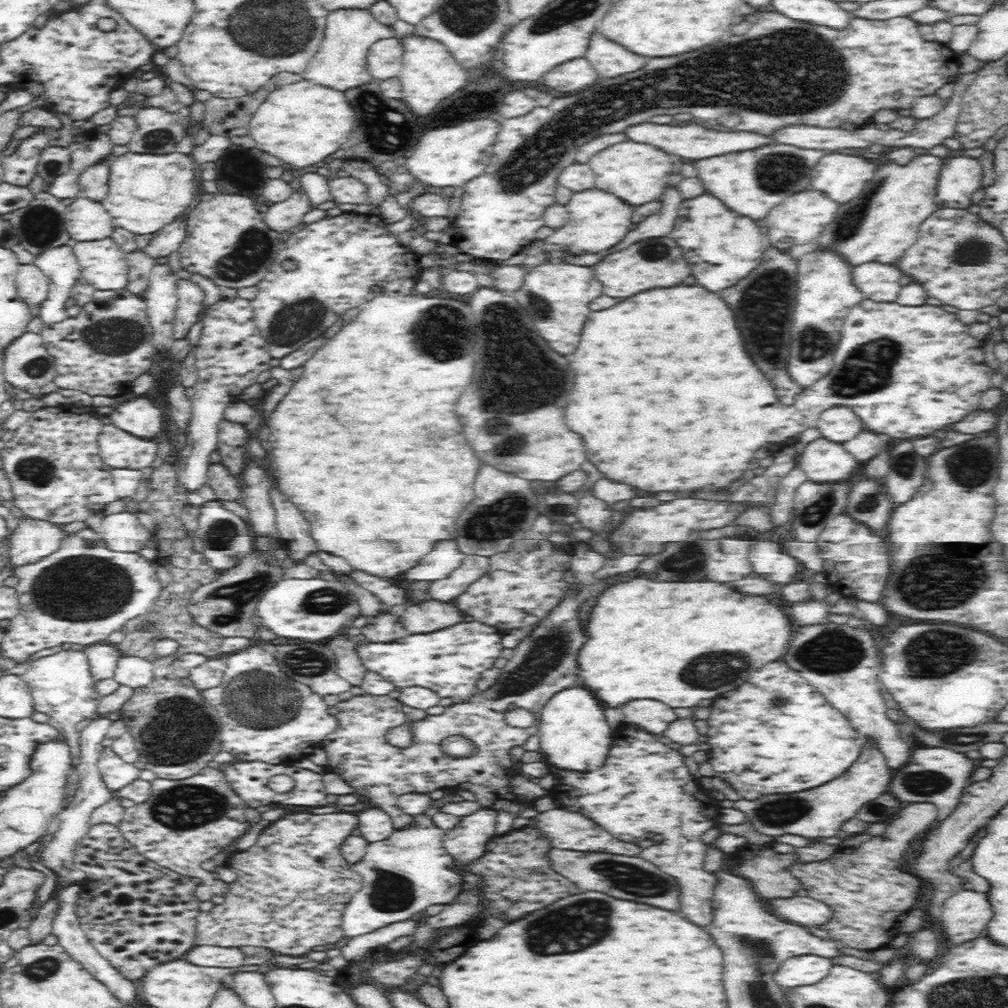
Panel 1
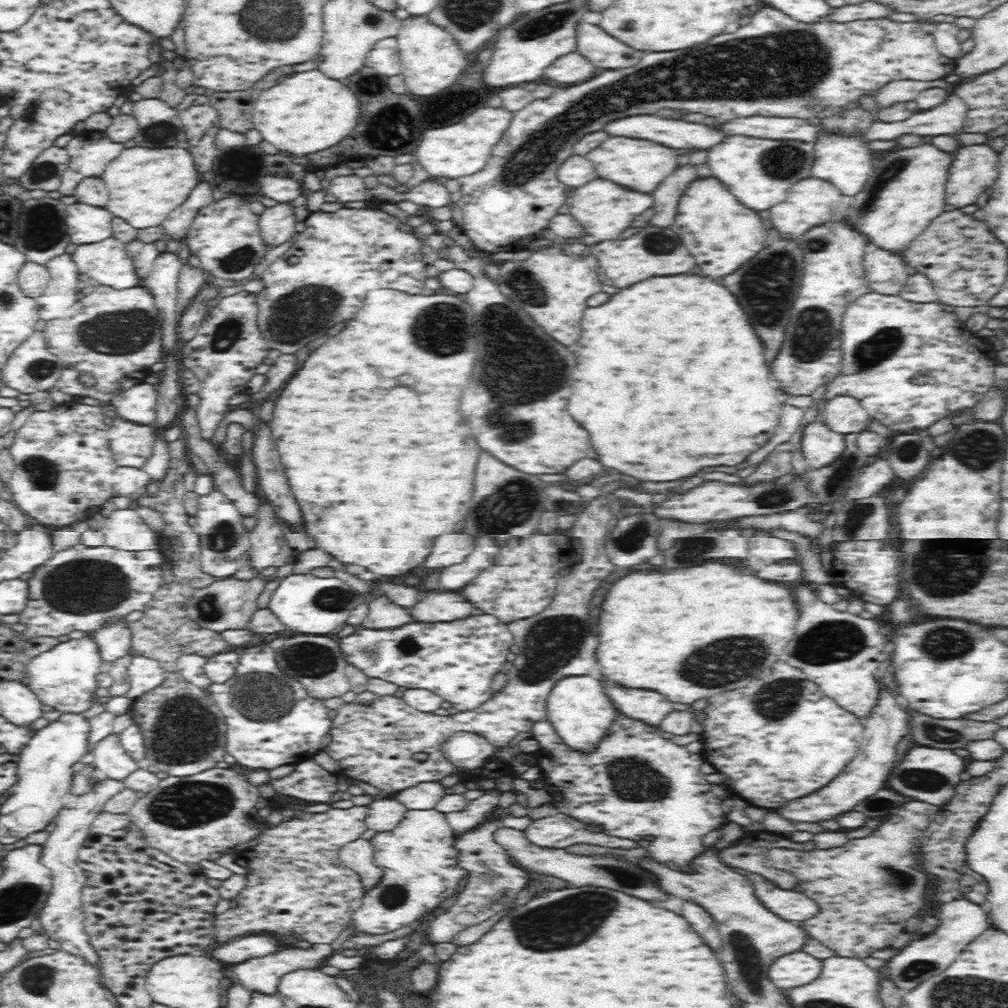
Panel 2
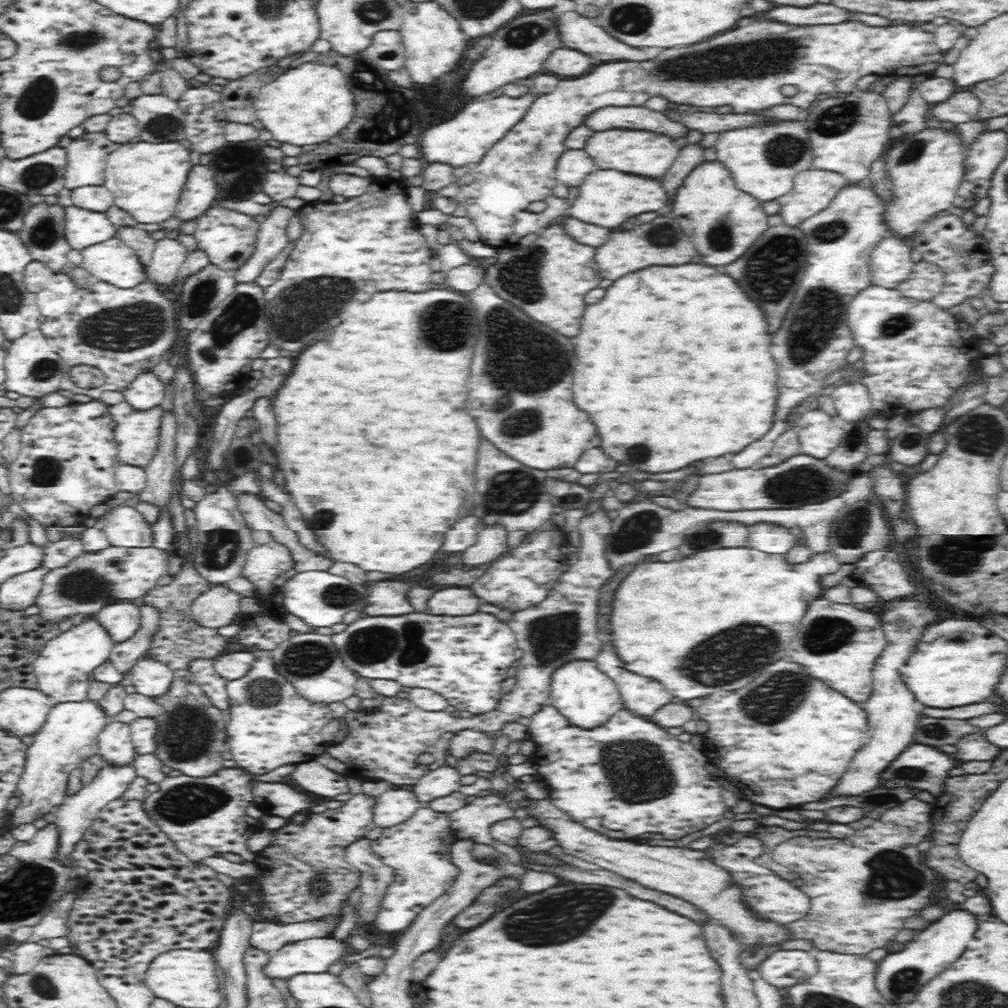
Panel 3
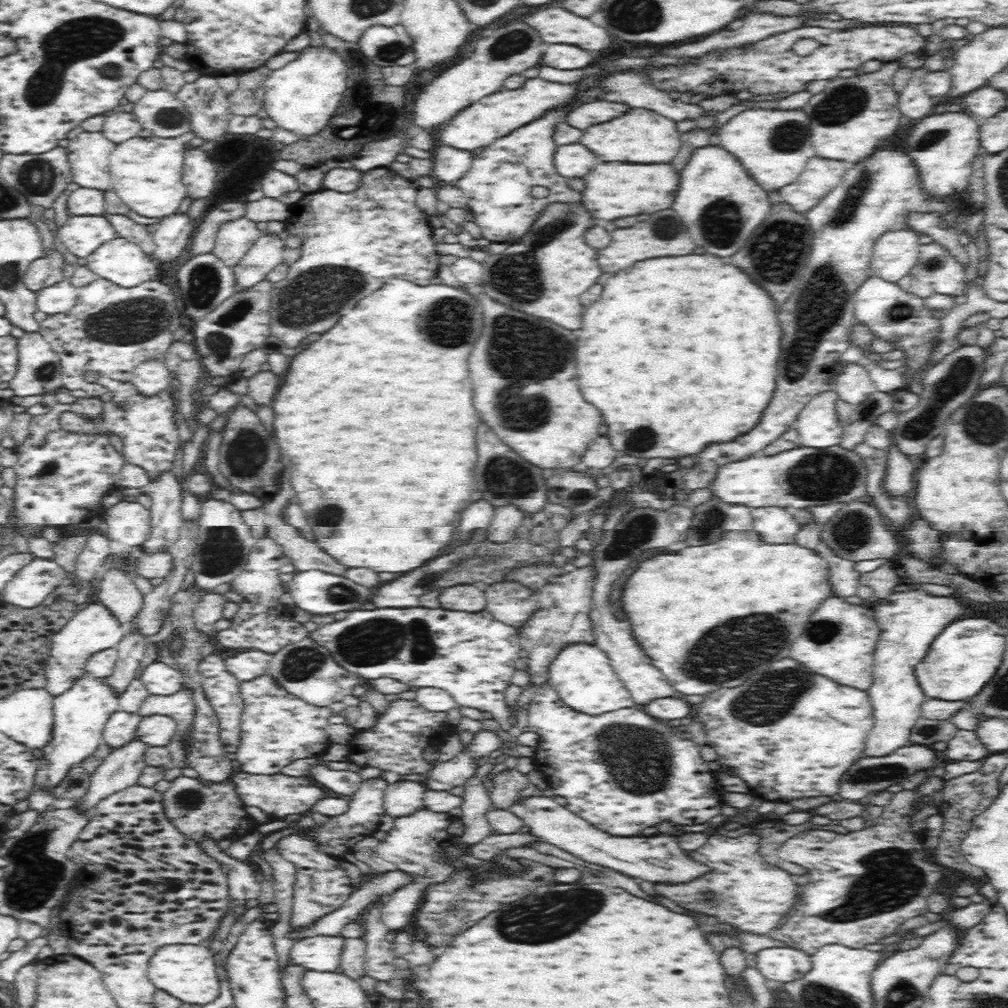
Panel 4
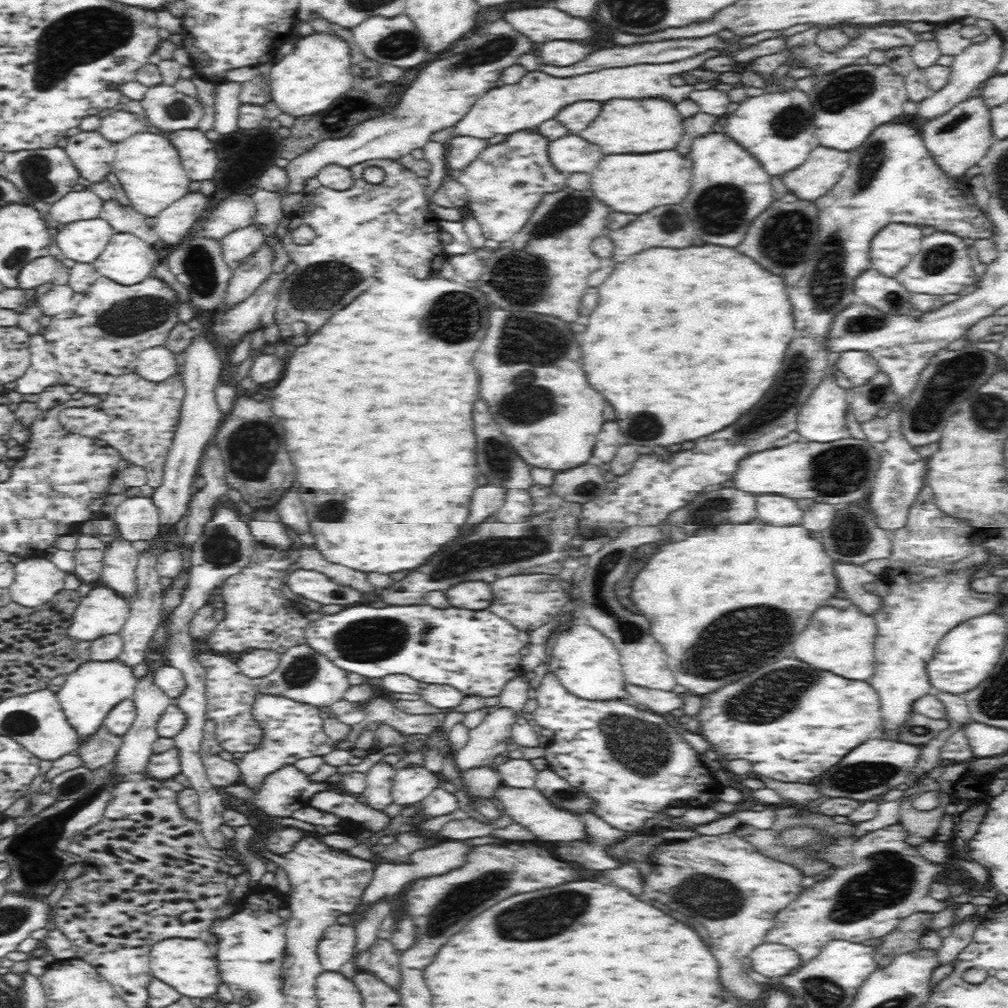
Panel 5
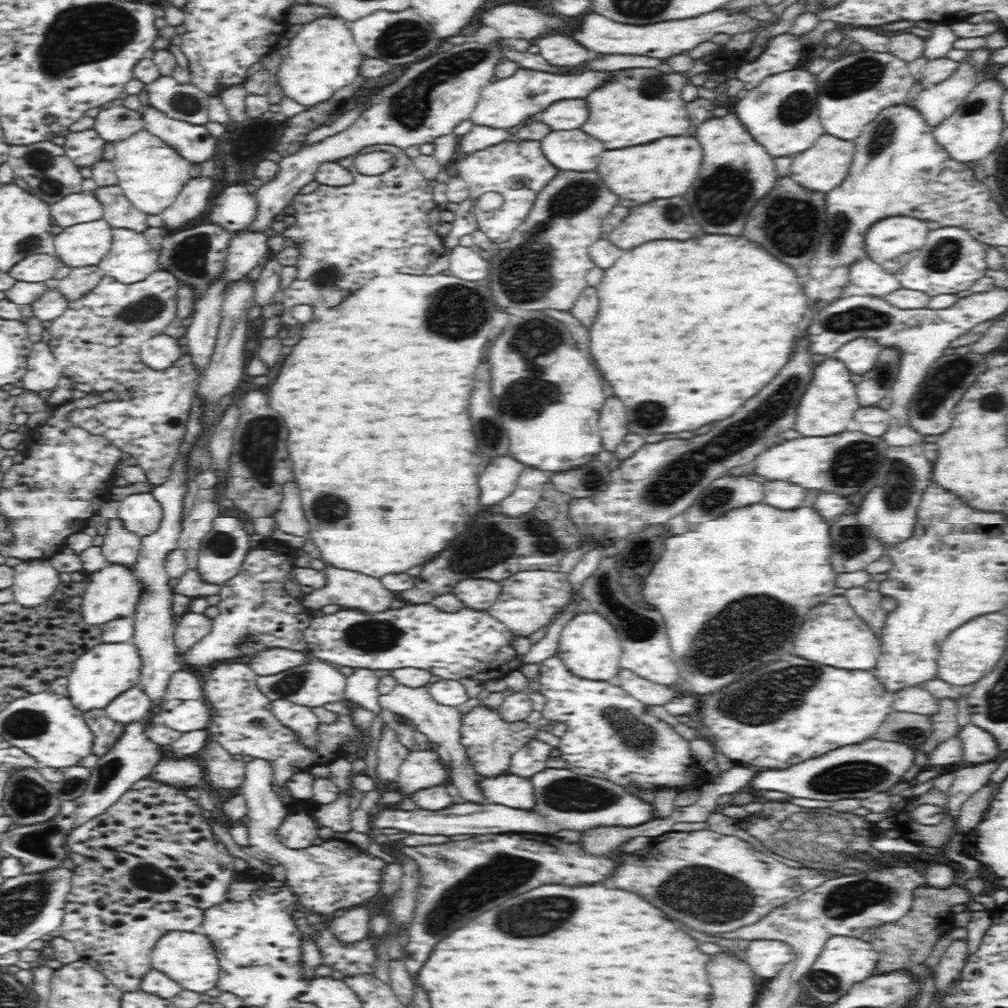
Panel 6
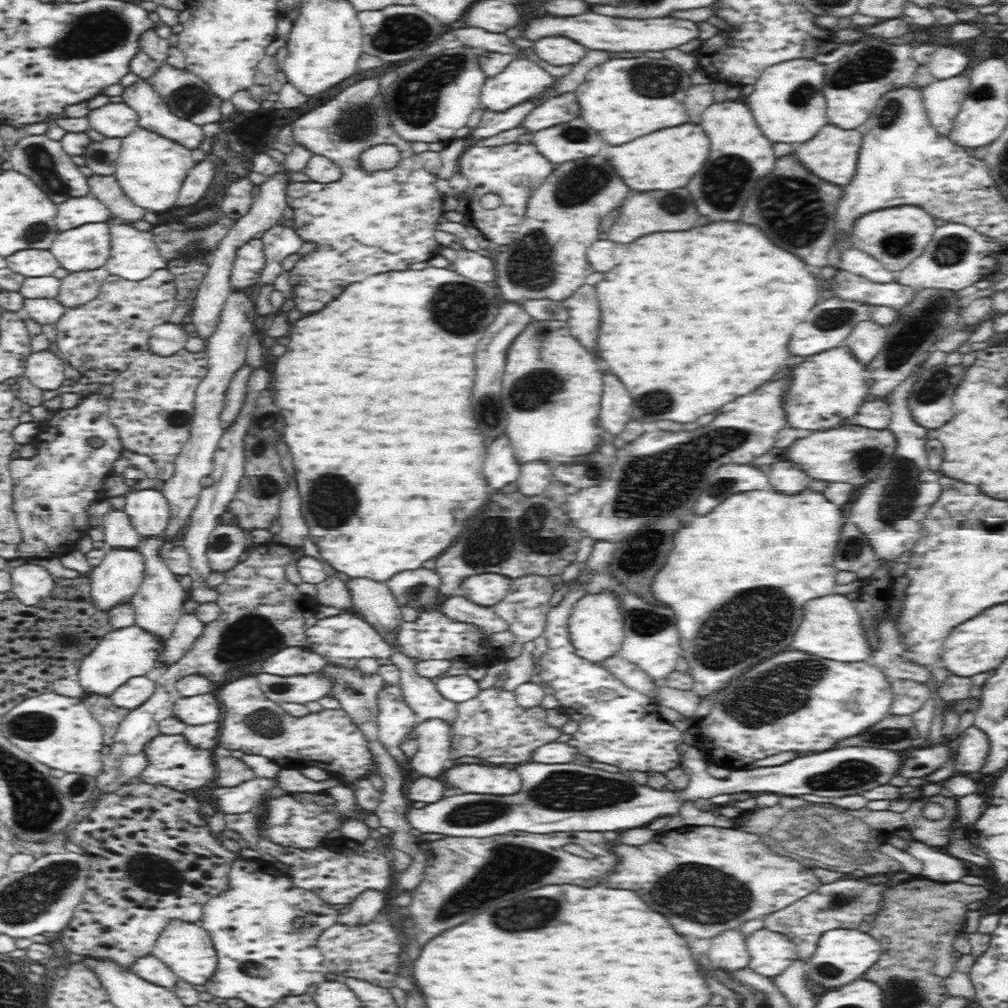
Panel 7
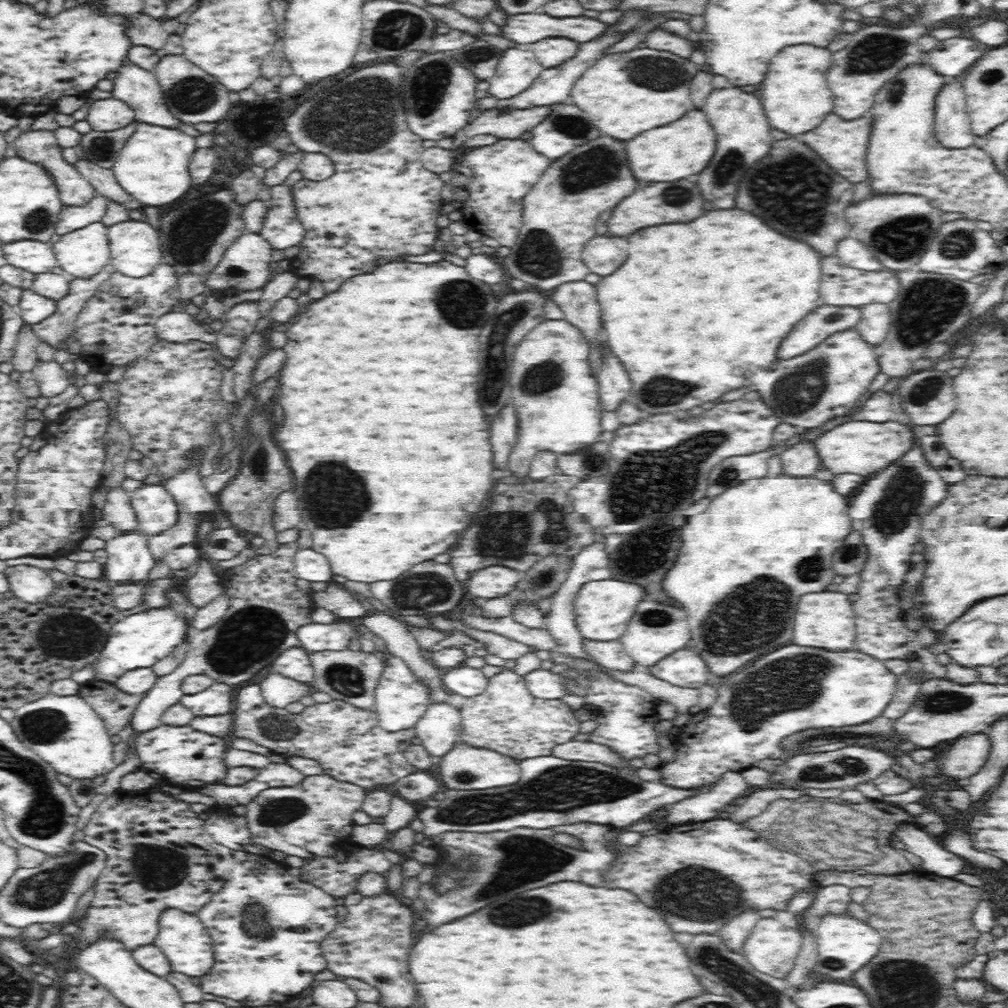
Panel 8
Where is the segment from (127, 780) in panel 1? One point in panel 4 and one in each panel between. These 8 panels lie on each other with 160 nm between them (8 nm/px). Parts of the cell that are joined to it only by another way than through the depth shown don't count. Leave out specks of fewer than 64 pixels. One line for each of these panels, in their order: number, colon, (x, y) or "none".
2: (110, 760)
3: (114, 745)
4: (121, 729)

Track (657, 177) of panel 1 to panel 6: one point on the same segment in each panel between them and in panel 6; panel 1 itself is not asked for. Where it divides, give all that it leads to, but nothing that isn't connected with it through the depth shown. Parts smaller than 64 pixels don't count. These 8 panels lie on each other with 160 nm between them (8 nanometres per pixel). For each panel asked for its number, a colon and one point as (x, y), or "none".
2: (632, 164)
3: (638, 153)
4: (640, 137)
5: (624, 126)
6: (640, 105)

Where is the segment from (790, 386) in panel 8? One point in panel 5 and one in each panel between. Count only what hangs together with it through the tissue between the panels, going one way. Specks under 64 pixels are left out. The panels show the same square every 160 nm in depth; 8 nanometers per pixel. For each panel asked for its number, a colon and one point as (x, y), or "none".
5: (821, 419)
6: (830, 402)
7: (826, 390)

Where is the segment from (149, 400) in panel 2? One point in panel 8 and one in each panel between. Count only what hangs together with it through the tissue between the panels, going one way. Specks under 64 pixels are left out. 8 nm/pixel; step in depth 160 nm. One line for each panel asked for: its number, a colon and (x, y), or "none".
3: (146, 391)
4: (151, 378)
5: (157, 364)
6: (160, 352)
7: (166, 340)
8: (175, 327)

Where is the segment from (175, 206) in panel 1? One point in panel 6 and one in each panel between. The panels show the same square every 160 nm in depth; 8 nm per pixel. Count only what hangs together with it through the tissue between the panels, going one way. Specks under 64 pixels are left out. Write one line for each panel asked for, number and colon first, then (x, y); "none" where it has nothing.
2: (145, 184)
3: (145, 179)
4: (147, 177)
5: (147, 165)
6: (150, 174)

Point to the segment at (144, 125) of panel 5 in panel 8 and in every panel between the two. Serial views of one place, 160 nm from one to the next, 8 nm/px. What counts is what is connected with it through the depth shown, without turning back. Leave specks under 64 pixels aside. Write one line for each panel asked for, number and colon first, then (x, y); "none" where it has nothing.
6: (117, 123)
7: (114, 120)
8: (104, 115)

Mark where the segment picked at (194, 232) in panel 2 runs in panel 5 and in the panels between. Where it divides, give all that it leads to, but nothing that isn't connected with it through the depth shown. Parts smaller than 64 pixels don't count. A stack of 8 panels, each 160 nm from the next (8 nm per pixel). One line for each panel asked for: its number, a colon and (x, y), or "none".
3: (227, 237)
4: (234, 238)
5: (240, 243)

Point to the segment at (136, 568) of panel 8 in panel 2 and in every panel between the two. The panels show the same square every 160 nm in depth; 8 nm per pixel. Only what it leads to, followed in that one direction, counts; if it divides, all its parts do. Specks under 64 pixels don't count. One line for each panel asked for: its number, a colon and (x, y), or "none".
2: (64, 678)
3: (64, 669)
4: (93, 630)
5: (101, 613)
6: (113, 593)
7: (116, 579)

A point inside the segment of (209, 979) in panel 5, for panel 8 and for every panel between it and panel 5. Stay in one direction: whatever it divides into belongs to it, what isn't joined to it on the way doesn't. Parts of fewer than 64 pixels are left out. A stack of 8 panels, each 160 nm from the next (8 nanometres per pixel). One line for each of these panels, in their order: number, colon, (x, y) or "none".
6: (188, 958)
7: (186, 949)
8: (182, 938)

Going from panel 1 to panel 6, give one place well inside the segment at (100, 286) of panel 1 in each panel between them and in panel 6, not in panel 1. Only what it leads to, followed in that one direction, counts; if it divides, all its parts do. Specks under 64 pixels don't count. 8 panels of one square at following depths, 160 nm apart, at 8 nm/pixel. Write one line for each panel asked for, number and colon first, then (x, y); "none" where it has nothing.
2: (107, 262)
3: (112, 261)
4: (123, 263)
5: (127, 260)
6: (130, 259)

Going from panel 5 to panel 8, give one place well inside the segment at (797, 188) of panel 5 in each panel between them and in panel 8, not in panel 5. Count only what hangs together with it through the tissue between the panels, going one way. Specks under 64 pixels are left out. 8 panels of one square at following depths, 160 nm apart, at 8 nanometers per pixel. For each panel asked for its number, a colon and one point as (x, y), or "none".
6: (822, 168)
7: (832, 154)
8: (842, 144)

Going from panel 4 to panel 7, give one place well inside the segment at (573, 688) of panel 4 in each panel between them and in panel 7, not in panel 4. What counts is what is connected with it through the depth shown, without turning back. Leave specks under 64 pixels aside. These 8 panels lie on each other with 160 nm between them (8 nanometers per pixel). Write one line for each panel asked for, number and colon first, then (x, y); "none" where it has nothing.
5: (586, 664)
6: (590, 649)
7: (595, 628)

